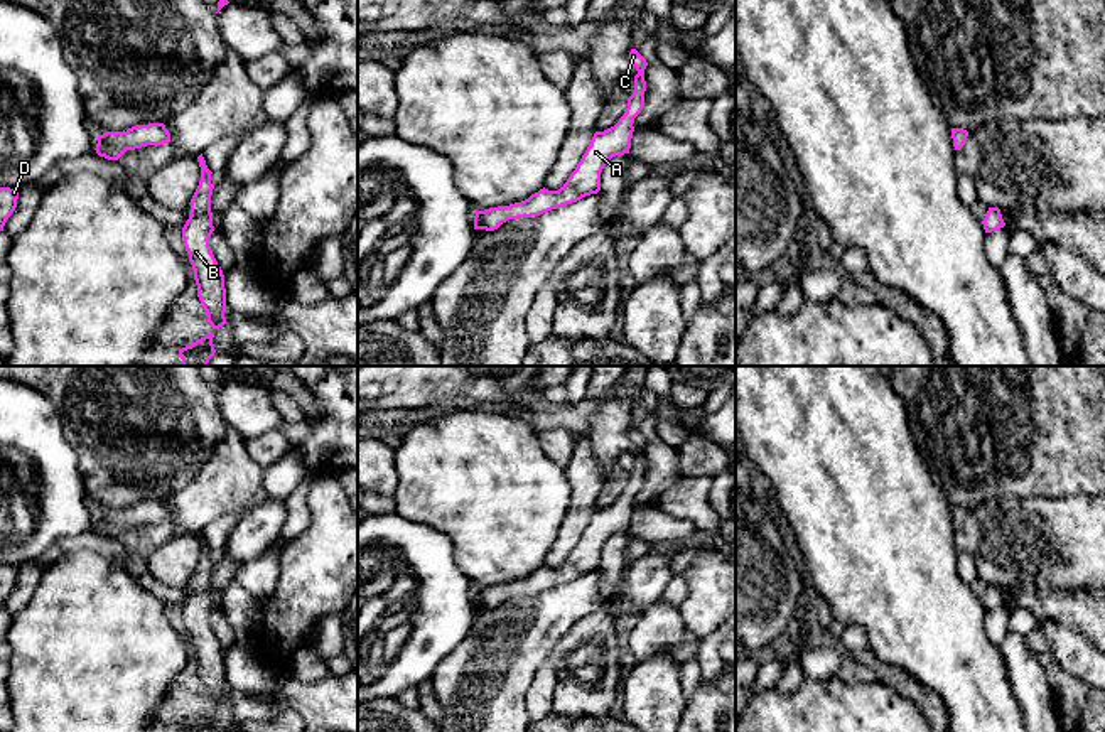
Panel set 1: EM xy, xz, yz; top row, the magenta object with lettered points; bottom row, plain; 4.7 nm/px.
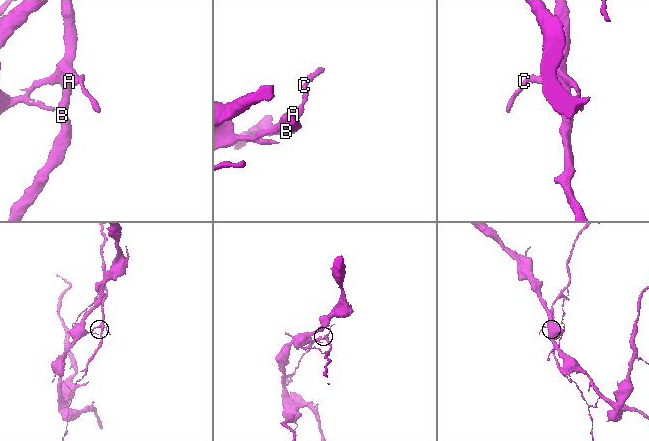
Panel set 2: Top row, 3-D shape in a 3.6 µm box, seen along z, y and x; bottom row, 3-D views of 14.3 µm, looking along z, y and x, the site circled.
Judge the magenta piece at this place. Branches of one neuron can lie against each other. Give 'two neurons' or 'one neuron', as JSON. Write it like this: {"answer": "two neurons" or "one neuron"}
{"answer": "two neurons"}

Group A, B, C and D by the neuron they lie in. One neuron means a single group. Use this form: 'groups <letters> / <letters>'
groups A B C / D

